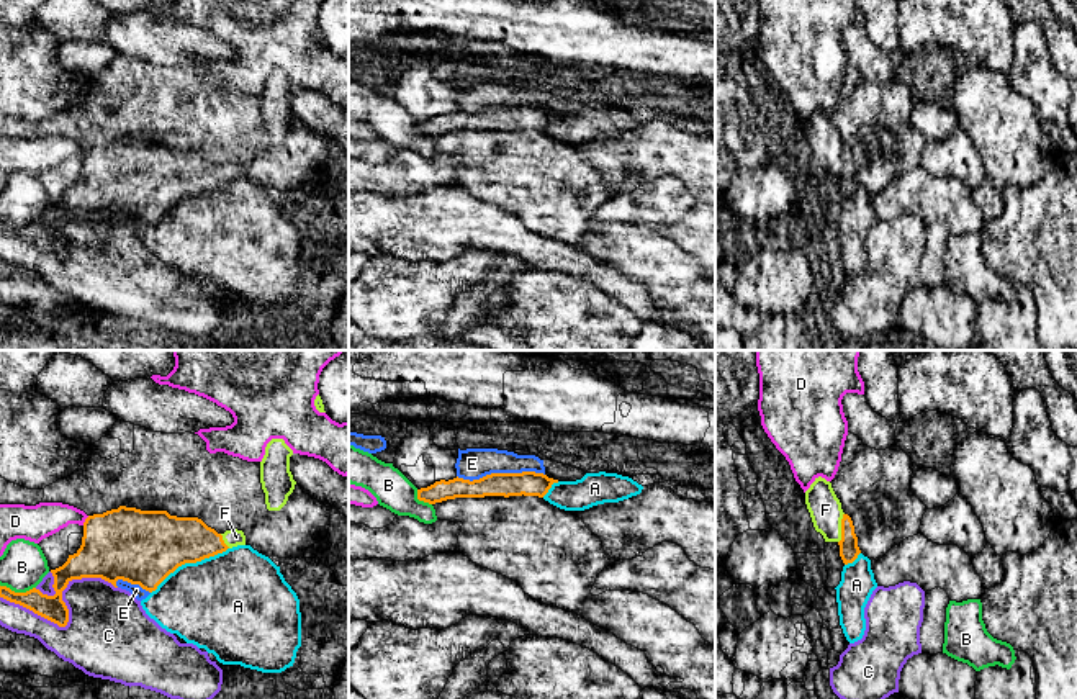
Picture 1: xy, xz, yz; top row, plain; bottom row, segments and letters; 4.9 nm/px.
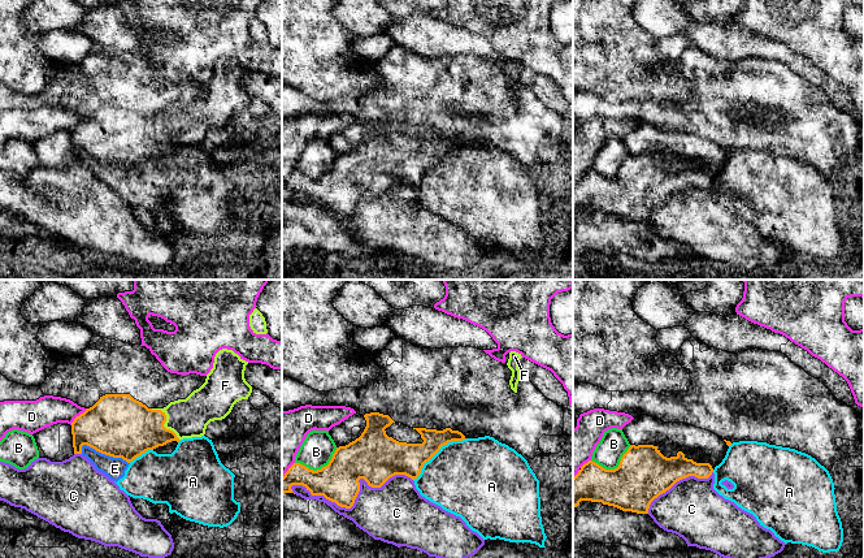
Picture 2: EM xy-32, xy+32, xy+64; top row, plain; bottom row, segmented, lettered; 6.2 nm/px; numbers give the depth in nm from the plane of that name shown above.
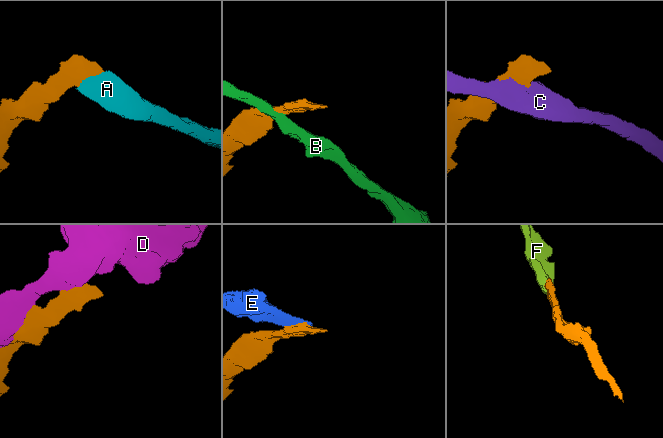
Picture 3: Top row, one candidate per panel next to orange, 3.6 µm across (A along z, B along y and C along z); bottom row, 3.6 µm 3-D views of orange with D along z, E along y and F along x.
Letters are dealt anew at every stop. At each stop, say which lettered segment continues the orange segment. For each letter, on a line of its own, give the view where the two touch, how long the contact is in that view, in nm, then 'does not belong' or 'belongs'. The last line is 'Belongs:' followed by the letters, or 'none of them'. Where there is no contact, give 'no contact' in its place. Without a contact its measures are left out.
A: xy | 440 nm | does not belong
B: xy | 180 nm | does not belong
C: xy | 600 nm | does not belong
D: xy | 60 nm | does not belong
E: xz | 440 nm | does not belong
F: yz | 150 nm | belongs
Belongs: F

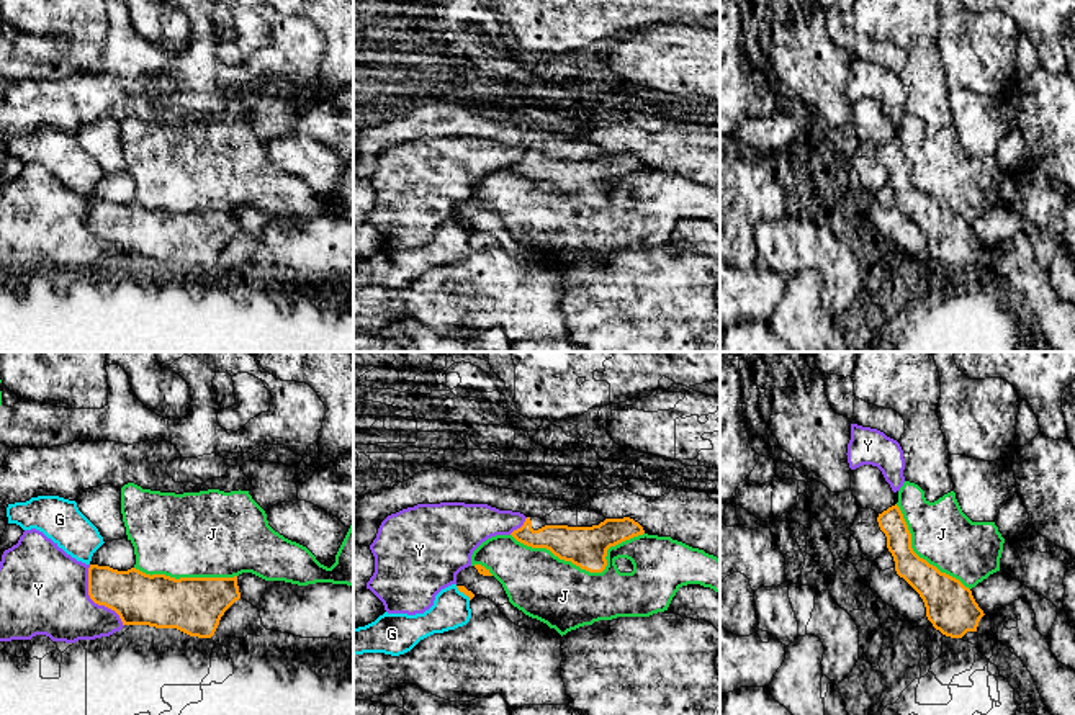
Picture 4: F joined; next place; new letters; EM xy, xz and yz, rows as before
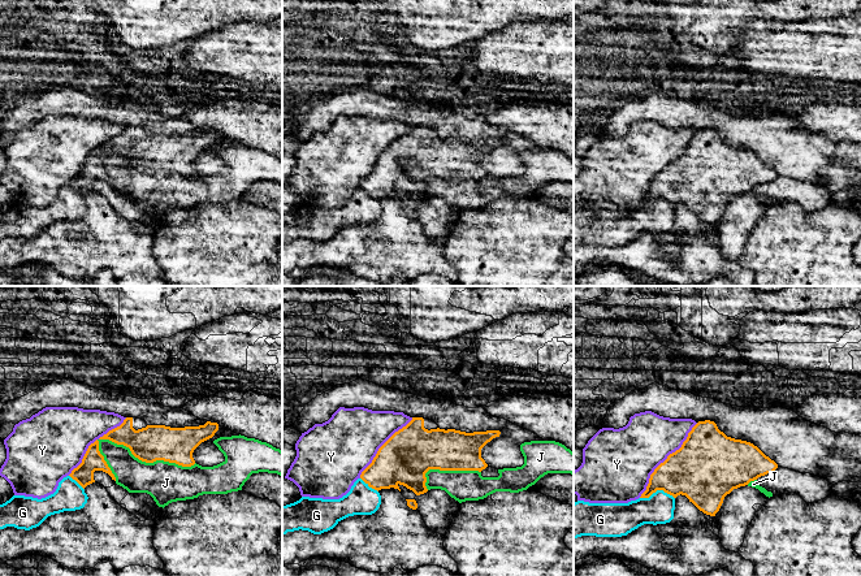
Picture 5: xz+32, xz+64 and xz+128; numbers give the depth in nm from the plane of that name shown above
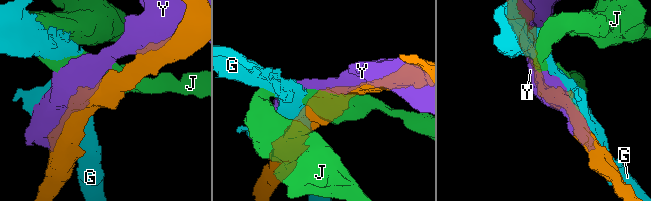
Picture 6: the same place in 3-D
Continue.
G: xz | 100 nm | does not belong
J: xz | 650 nm | does not belong
Y: xy | 340 nm | does not belong
Belongs: none of them

